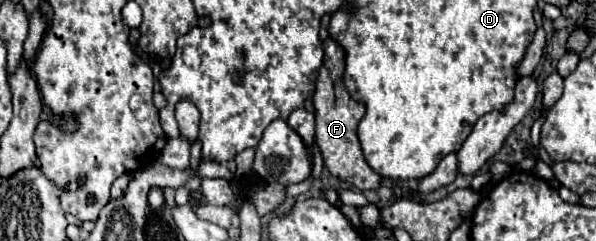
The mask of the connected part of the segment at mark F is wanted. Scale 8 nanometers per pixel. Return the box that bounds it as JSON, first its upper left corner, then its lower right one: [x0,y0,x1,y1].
[313,38,381,190]

